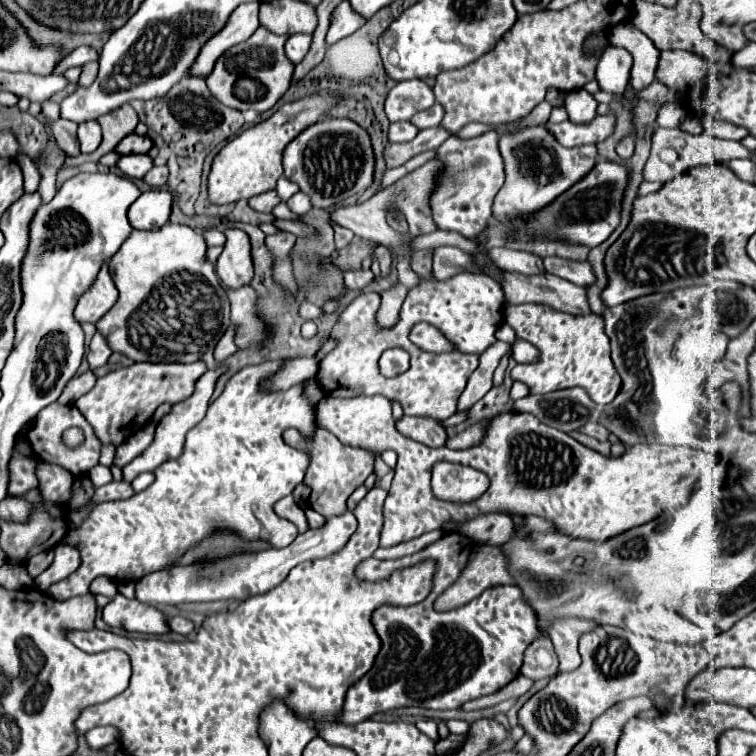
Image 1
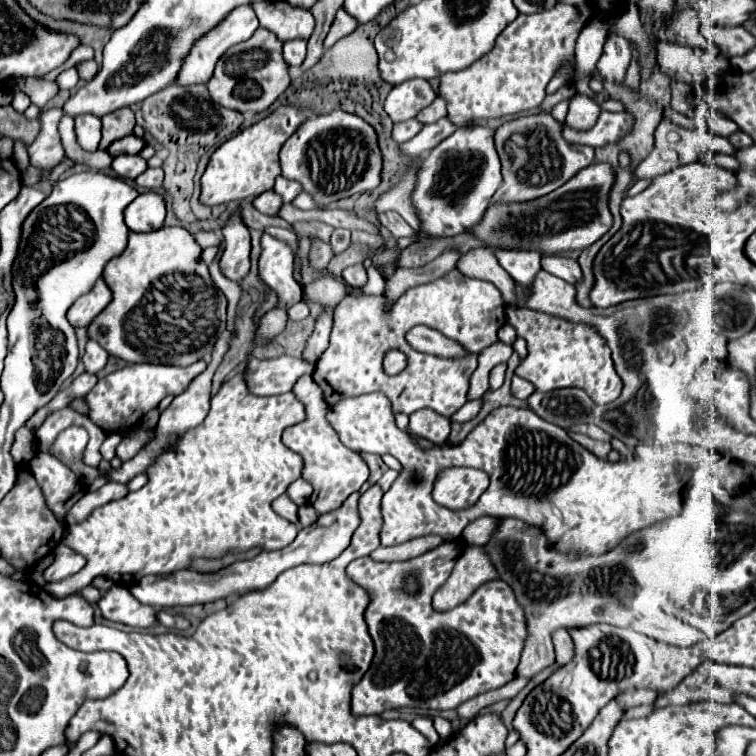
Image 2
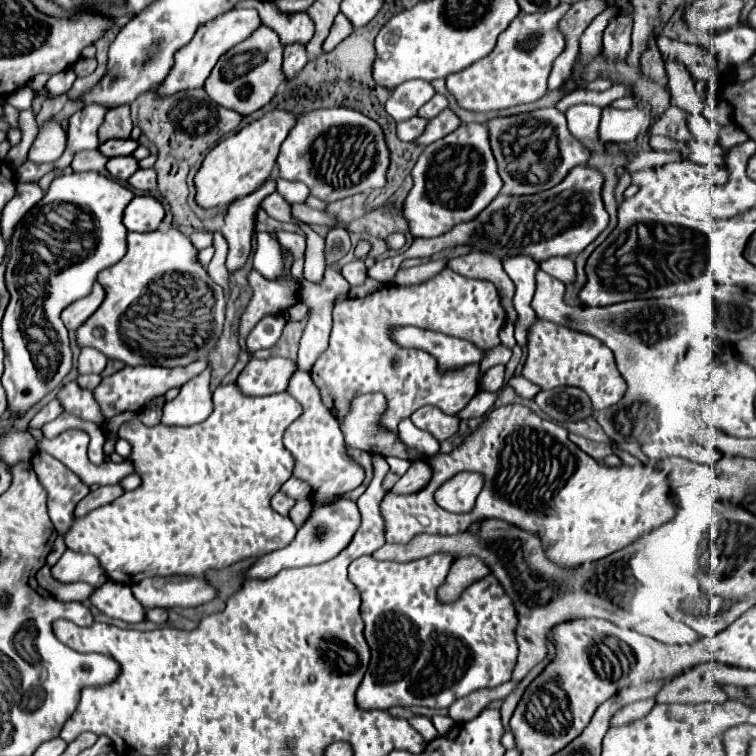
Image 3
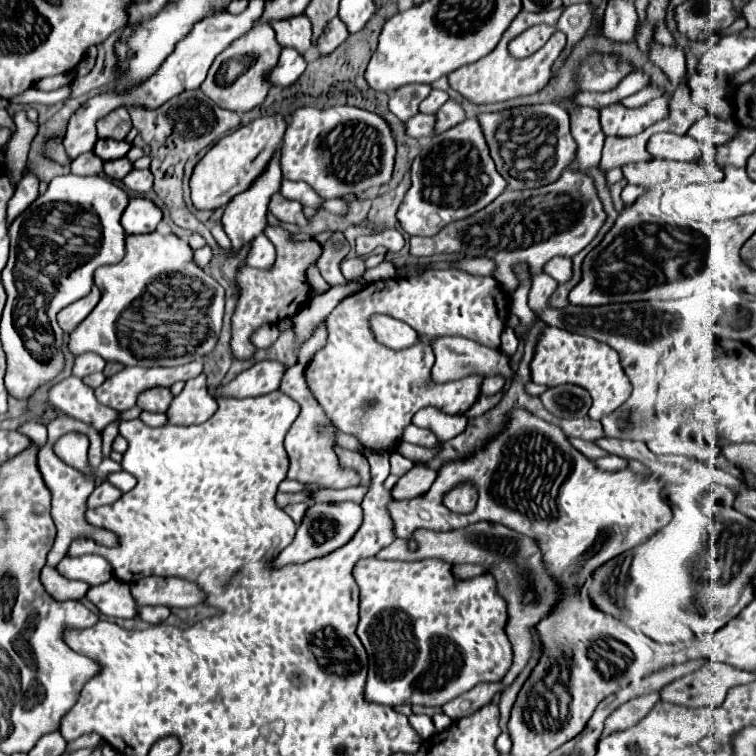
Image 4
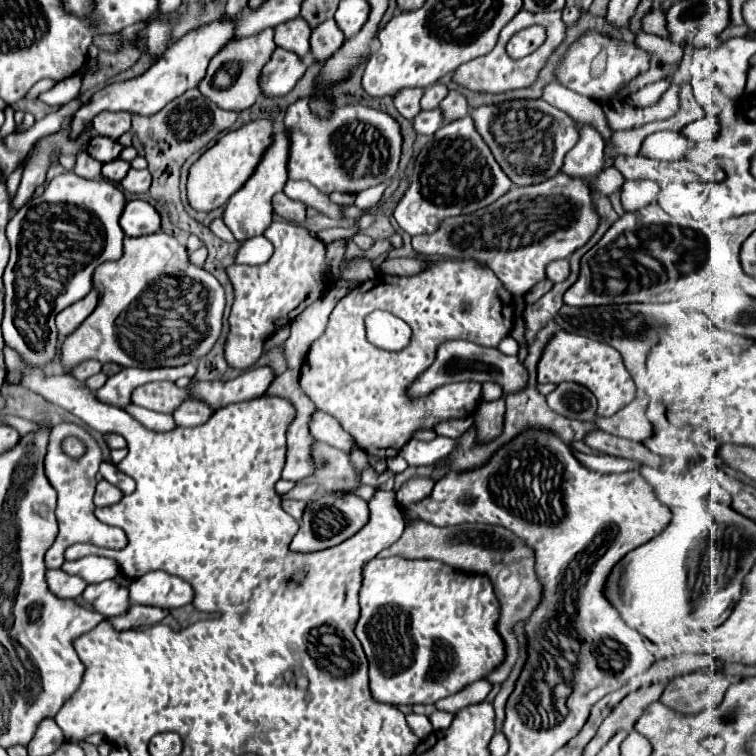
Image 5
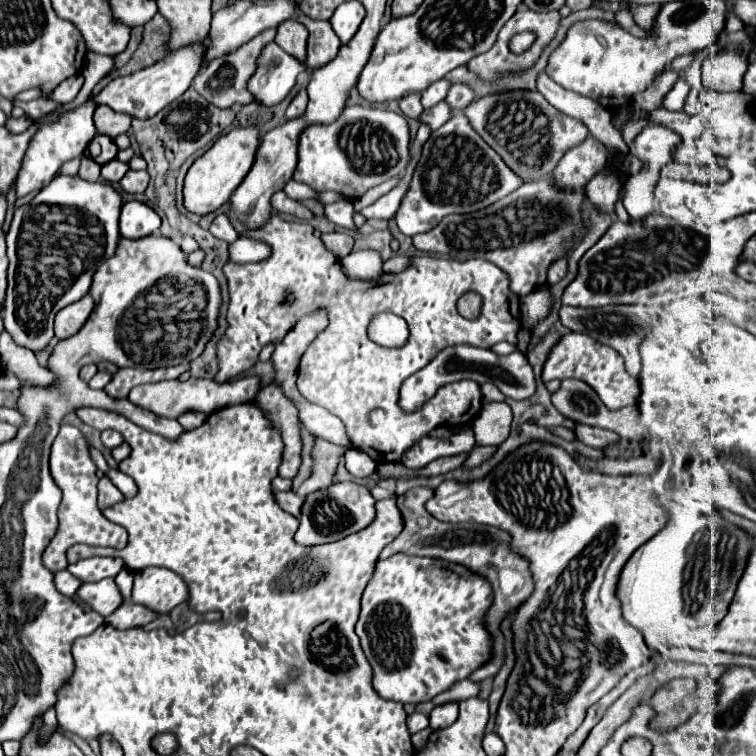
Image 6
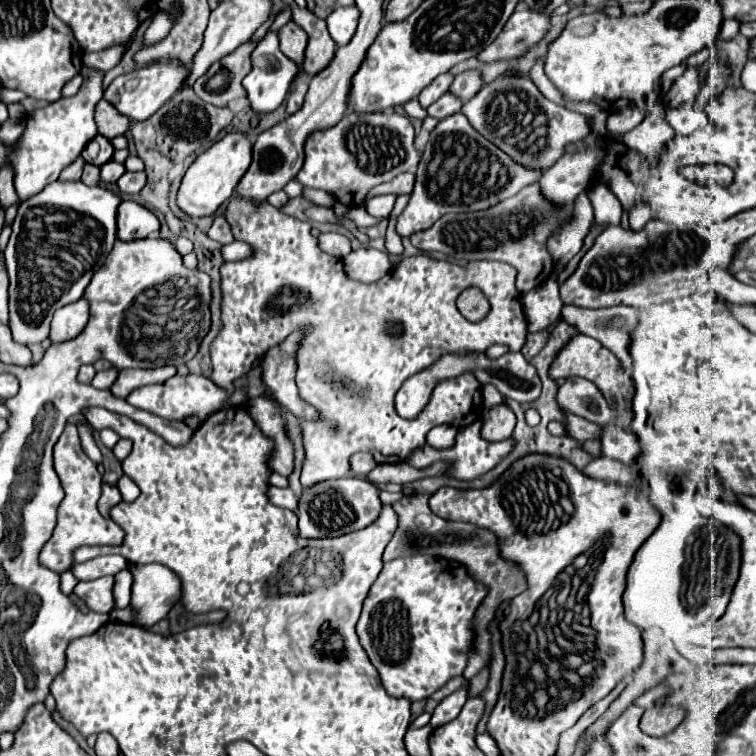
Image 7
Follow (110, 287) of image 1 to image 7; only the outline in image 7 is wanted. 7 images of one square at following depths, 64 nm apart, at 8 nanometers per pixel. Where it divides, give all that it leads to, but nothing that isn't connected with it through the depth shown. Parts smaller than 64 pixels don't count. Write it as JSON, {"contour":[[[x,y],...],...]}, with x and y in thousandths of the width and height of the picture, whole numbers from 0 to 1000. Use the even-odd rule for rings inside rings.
{"contour":[[[106,394],[103,399],[95,399],[95,402],[79,407],[69,421],[66,450],[71,455],[77,455],[77,452],[87,452],[87,450],[101,447],[116,426],[116,405],[119,405],[116,397]]]}

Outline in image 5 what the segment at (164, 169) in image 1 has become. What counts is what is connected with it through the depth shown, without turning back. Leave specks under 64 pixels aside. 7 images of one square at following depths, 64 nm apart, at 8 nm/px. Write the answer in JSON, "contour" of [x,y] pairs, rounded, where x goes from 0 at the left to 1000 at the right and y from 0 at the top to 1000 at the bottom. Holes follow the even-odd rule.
{"contour":[[[172,222],[172,228],[161,238],[161,246],[169,254],[190,257],[190,254],[196,254],[198,241],[201,241],[201,233],[198,233],[196,225],[177,225],[177,222]]]}

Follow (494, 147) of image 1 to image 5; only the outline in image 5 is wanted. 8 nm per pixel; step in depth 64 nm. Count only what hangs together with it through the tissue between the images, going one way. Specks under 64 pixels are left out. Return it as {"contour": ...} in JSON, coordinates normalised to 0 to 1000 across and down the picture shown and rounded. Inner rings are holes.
{"contour":[[[622,153],[585,167],[569,188],[556,198],[548,228],[542,233],[542,246],[532,265],[521,278],[521,288],[534,307],[542,312],[571,310],[582,294],[595,286],[624,283],[675,251],[672,233],[659,222],[648,196],[627,169],[627,159]]]}

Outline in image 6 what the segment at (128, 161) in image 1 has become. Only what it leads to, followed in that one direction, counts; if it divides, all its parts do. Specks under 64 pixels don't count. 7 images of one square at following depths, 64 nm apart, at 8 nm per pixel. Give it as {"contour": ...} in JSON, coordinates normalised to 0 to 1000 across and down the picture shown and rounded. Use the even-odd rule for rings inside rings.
{"contour":[[[148,212],[148,214],[143,214],[143,217],[135,220],[135,238],[140,238],[140,241],[156,241],[156,238],[164,235],[164,230],[169,225],[172,225],[169,217],[164,217],[159,212]]]}

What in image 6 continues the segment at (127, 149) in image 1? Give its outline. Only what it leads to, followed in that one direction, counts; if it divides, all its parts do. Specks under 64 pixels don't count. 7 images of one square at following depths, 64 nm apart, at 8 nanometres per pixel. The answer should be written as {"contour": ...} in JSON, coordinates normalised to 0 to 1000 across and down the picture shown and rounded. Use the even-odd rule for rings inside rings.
{"contour":[[[130,177],[130,180],[124,180],[124,190],[132,193],[132,204],[124,206],[124,212],[127,212],[130,217],[140,217],[140,214],[146,214],[146,212],[153,209],[153,204],[156,204],[156,193],[151,190],[148,183],[143,183],[143,180],[132,180],[132,177]]]}

